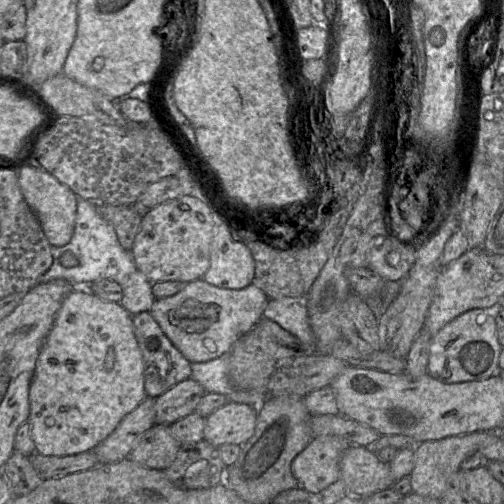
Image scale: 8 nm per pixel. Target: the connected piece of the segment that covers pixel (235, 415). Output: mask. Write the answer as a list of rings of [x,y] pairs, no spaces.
[[[228,401],[205,418],[203,440],[215,447],[243,445],[255,431],[258,411],[251,405]]]

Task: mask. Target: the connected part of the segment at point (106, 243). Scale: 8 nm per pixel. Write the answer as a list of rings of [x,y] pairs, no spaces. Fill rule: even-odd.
[[[78,199],[75,228],[70,242],[64,246],[50,245],[53,257],[51,267],[39,278],[40,282],[64,279],[73,289],[88,288],[99,279],[111,279],[120,284],[123,297],[120,304],[132,315],[149,312],[155,297],[152,293],[152,282],[138,269],[131,252],[119,243],[114,226],[107,221],[94,201]],[[66,251],[71,251],[78,259],[78,265],[64,267],[60,258]]]

